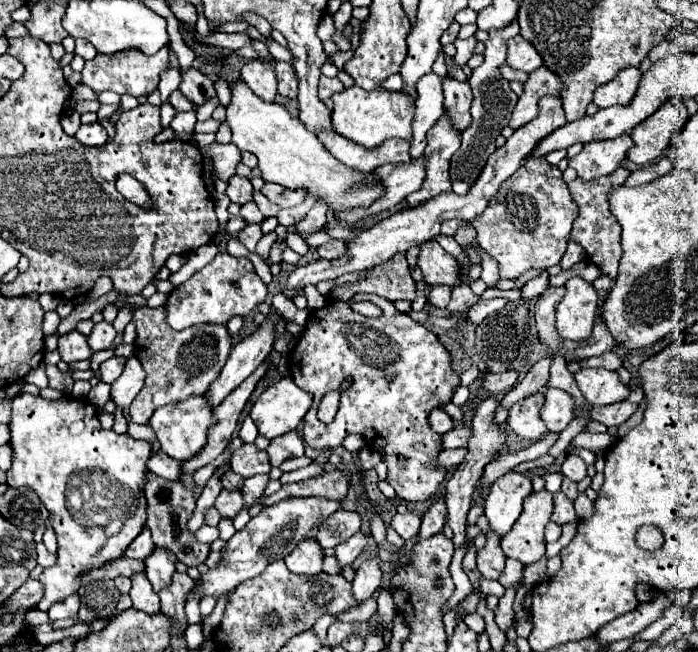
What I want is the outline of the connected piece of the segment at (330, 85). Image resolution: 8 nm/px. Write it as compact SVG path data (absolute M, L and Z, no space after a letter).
M322 76L322 78L320 78L318 96L320 96L320 100L322 100L322 102L326 102L332 94L342 92L342 90L344 90L344 86L342 86L342 82L340 82L338 78L328 78L328 76Z

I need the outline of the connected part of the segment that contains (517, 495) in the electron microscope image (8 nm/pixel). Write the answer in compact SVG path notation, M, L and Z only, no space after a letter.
M508 472L500 476L486 498L486 518L490 526L504 536L522 512L522 500L532 494L532 480L526 474Z

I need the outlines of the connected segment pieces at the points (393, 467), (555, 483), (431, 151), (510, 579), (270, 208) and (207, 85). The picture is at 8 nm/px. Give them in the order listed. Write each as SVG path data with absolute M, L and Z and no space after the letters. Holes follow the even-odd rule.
M356 294L348 302L330 300L324 308L314 310L314 314L308 318L304 332L300 334L292 354L290 354L290 372L292 380L306 392L314 396L312 408L304 416L304 430L302 438L310 448L336 448L344 442L344 434L362 434L368 444L374 444L374 450L386 452L386 466L388 466L388 484L396 490L396 494L406 502L426 502L432 498L446 476L444 468L438 468L434 464L438 452L440 452L440 436L430 430L428 424L428 412L432 408L442 406L444 402L450 402L452 390L460 384L458 374L450 366L450 354L438 340L438 336L422 326L420 322L412 320L408 314L398 312L392 302L374 296L374 294ZM356 300L370 300L376 306L384 310L384 316L380 320L364 318L356 314L350 304ZM344 378L354 378L354 384L348 388L348 392L340 394L340 406L330 424L324 424L318 420L318 404L324 398L324 394L336 390ZM398 456L406 458L406 464L398 464Z
M548 472L548 474L544 474L544 480L546 480L546 490L554 494L554 492L560 490L562 474L560 474L560 472Z
M442 112L440 120L428 130L428 144L424 150L424 184L420 186L420 190L412 192L406 196L410 206L418 206L430 198L434 198L436 194L450 190L450 160L452 154L460 148L460 136L462 132L456 132L456 128L452 128L450 124L452 120L448 120L448 112Z
M508 558L506 560L506 568L504 568L504 572L502 572L502 578L500 578L500 584L504 586L504 588L512 588L514 586L514 590L520 590L520 586L522 586L522 574L524 572L524 566L518 562L518 560L512 560L512 558Z
M254 192L254 200L256 200L256 204L258 204L258 208L260 208L260 212L268 218L268 216L276 216L278 214L278 210L280 210L280 206L276 206L276 204L272 204L262 192Z
M188 68L188 70L180 70L182 74L182 84L180 84L180 92L196 106L212 100L216 96L212 80L202 74L196 68Z

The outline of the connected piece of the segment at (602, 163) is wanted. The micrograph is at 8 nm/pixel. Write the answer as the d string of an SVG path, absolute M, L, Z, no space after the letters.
M622 134L614 140L588 142L584 144L580 154L568 160L568 166L574 168L582 180L600 178L614 172L622 164L630 148L632 148L632 138L628 134Z

